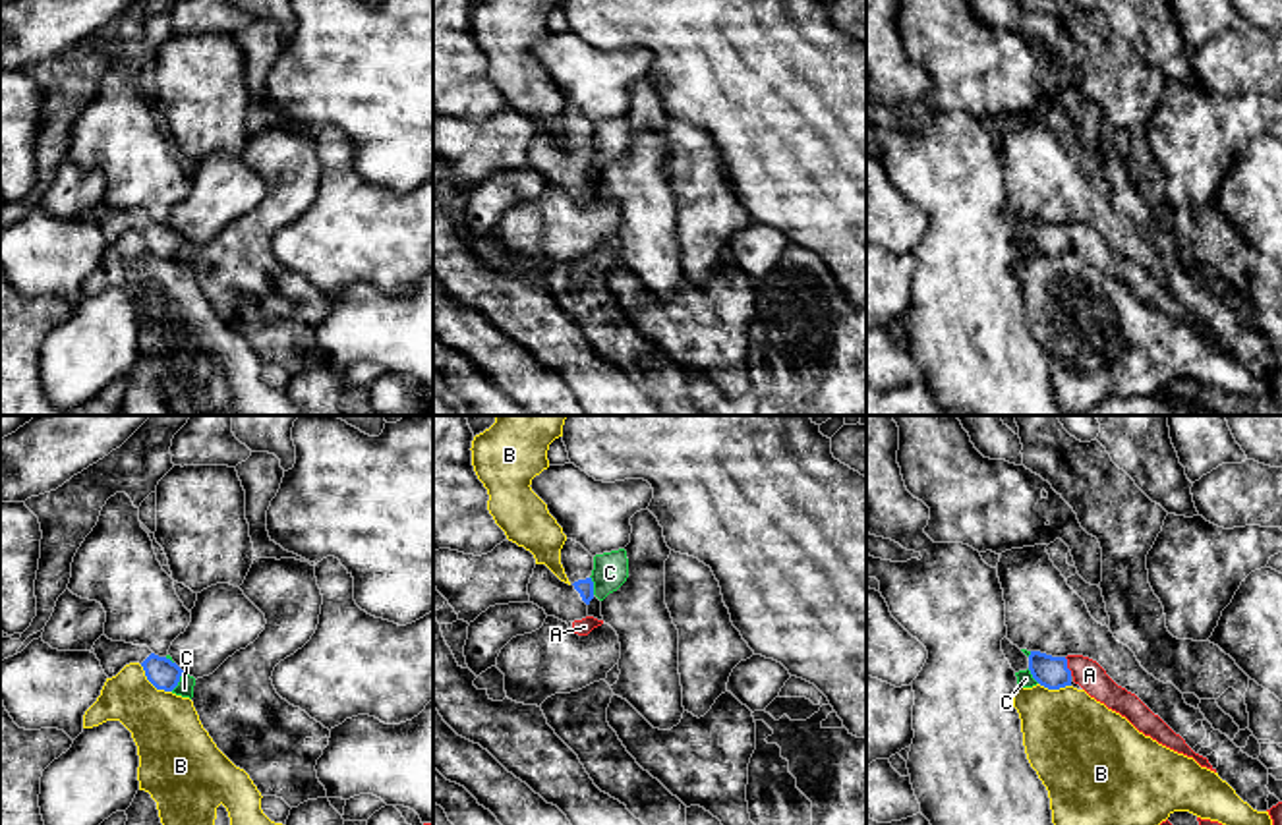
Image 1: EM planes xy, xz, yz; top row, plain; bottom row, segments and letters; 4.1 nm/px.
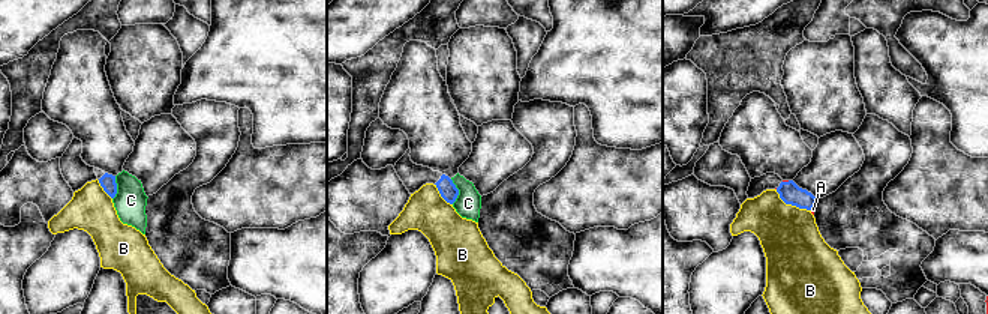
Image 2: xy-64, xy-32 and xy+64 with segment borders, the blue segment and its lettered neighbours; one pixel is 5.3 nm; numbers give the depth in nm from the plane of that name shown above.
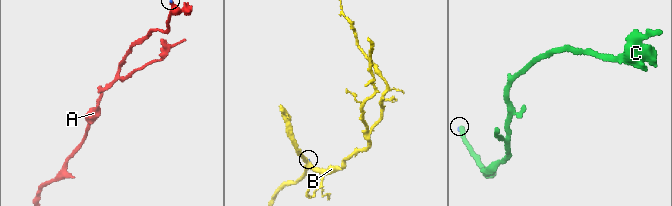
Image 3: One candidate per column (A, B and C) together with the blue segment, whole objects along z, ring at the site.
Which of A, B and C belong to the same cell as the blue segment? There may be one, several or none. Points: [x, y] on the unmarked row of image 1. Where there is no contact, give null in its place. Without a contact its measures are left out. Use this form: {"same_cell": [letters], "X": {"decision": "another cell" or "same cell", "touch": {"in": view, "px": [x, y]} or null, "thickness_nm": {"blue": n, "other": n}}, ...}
{"same_cell": ["A"], "A": {"decision": "same cell", "touch": {"in": "yz", "px": [1066, 234]}, "thickness_nm": {"blue": 140, "other": 120}}, "B": {"decision": "another cell", "touch": {"in": "xy", "px": [153, 252]}, "thickness_nm": {"blue": 130, "other": 300}}, "C": {"decision": "another cell", "touch": {"in": "xy", "px": [178, 248]}, "thickness_nm": {"blue": 130, "other": 70}}}

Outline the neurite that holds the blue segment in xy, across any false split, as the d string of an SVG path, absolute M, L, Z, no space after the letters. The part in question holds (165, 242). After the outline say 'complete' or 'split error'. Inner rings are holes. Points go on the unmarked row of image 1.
M104 201L93 213L97 226L108 245L116 243L126 232L139 230L147 247L164 259L172 259L184 238L166 224L155 222L147 213L112 209Z | split error

